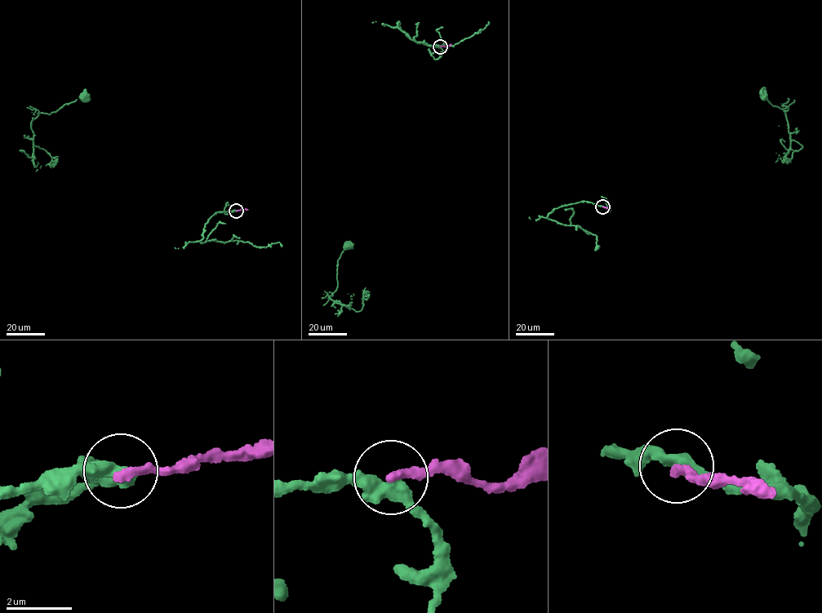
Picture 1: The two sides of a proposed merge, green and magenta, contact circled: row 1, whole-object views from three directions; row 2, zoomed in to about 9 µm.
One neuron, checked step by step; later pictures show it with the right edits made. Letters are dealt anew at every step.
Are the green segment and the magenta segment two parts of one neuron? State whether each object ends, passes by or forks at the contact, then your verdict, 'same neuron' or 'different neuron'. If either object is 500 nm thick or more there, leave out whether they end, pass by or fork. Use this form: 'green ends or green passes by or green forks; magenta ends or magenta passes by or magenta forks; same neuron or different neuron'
green passes by; magenta ends; different neuron

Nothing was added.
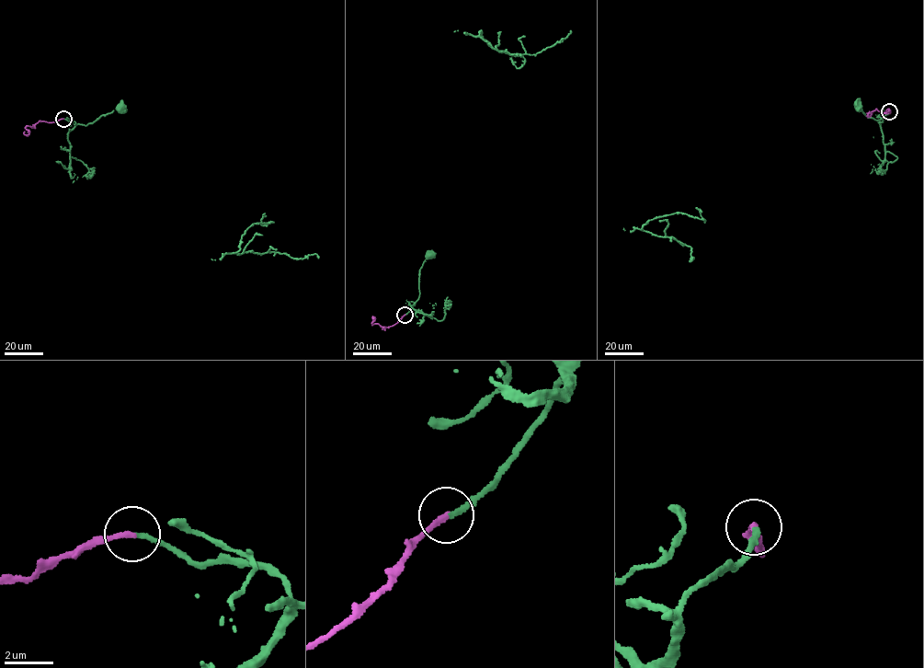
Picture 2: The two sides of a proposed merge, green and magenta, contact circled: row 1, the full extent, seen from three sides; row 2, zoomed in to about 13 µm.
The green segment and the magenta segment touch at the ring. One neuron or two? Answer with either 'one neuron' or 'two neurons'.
one neuron

